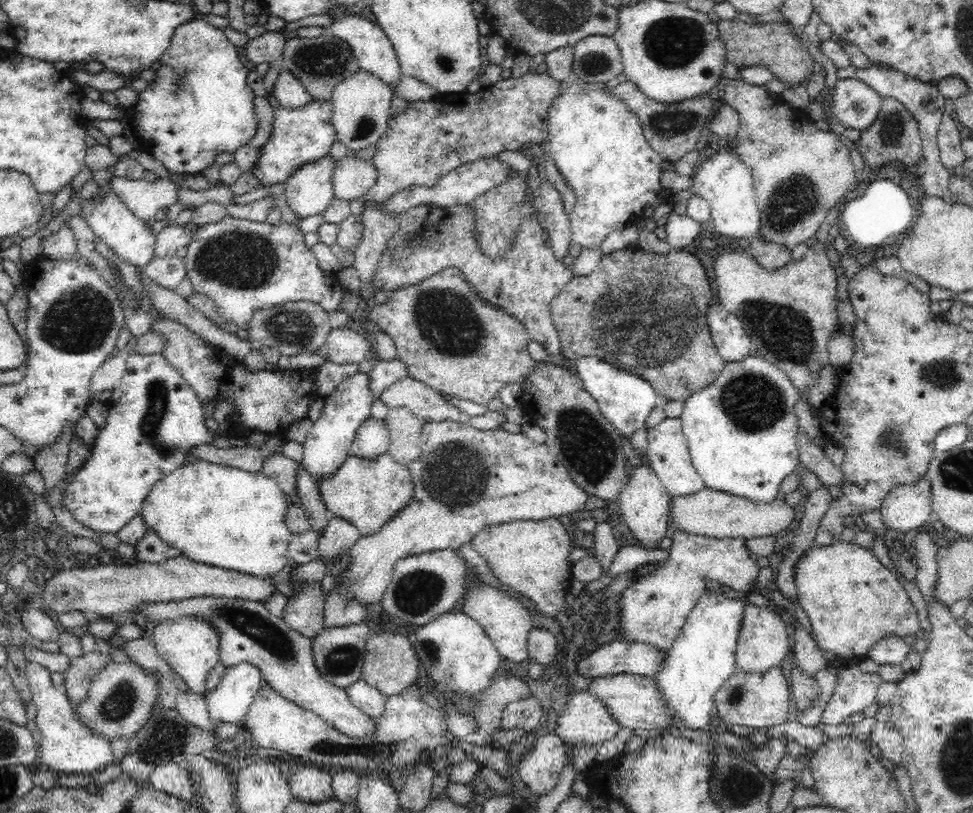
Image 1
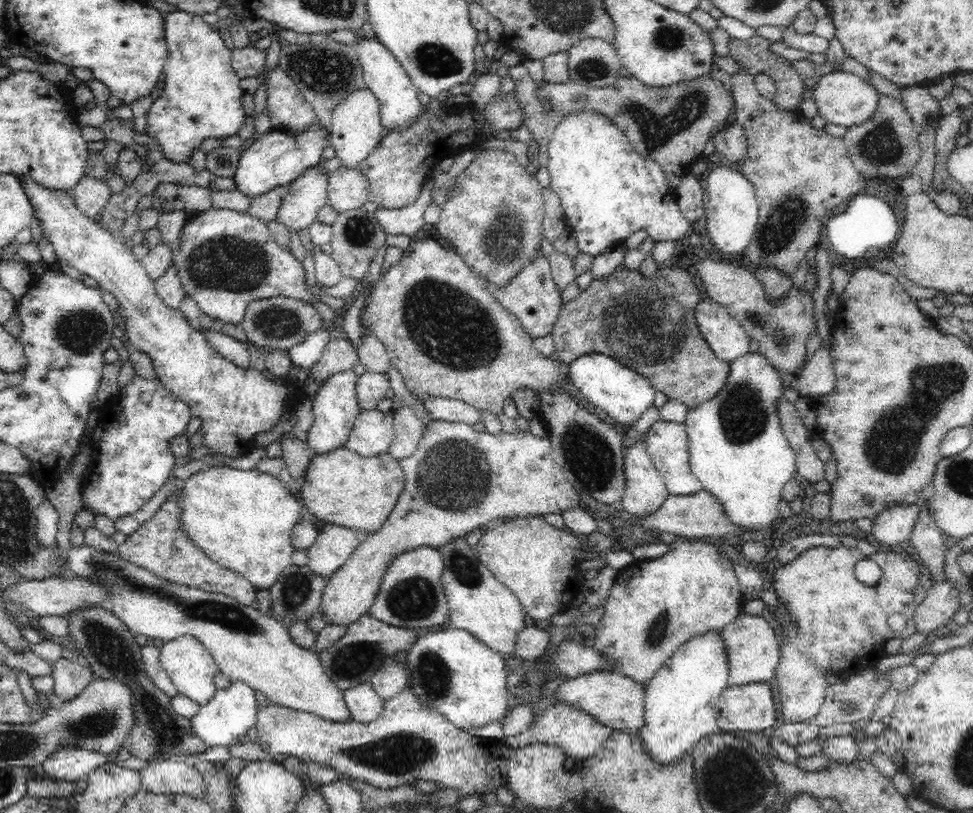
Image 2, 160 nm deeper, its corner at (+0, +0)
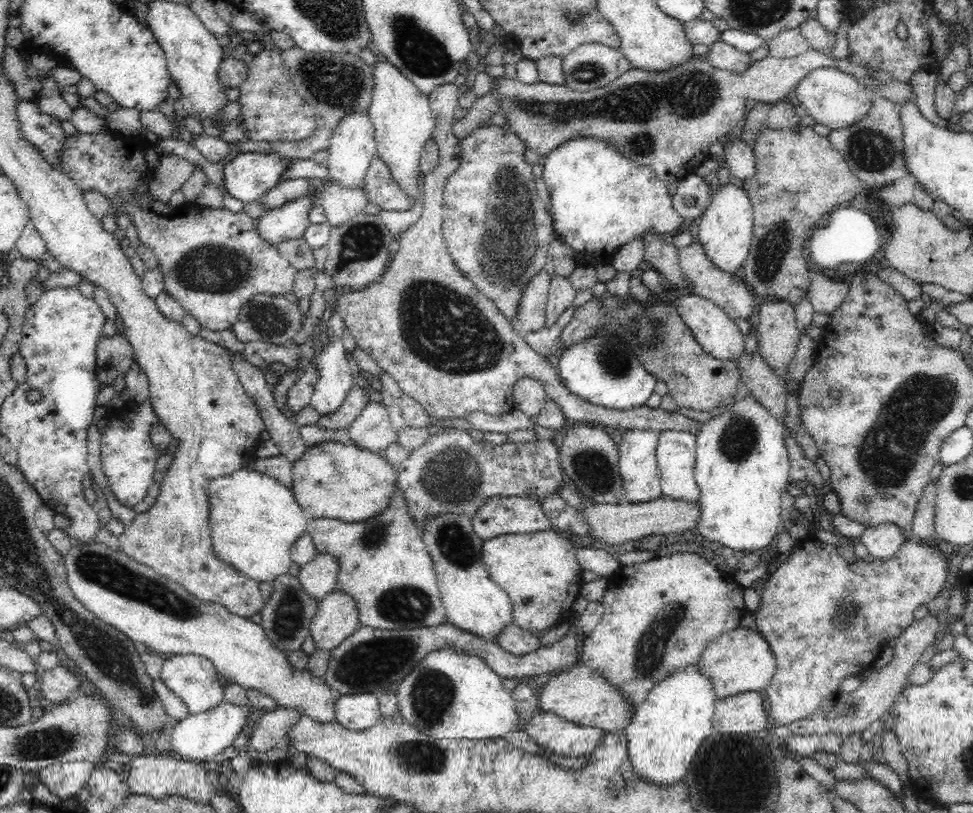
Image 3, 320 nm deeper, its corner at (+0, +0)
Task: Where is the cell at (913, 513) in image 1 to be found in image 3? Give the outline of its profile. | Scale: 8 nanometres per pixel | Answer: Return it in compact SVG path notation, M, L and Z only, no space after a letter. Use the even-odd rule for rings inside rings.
M890 523L867 527L857 542L866 547L870 557L884 562L890 560L905 543L904 533L900 527Z

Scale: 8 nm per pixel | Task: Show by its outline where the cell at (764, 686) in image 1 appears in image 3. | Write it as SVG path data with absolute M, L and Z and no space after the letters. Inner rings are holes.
M745 692L715 702L712 729L716 734L749 734L766 728L766 710L757 692Z

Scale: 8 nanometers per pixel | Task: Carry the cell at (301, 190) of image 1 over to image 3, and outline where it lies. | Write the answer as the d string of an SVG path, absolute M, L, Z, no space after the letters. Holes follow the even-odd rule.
M312 195L267 210L256 220L256 233L273 248L280 242L303 238L310 225L309 214Z

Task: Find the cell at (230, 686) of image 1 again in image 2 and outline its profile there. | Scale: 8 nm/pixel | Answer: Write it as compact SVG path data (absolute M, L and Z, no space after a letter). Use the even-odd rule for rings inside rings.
M241 682L232 683L227 689L217 690L214 698L189 719L193 734L200 738L207 748L230 747L240 742L247 732L255 727L257 712L260 710L259 698L254 689Z

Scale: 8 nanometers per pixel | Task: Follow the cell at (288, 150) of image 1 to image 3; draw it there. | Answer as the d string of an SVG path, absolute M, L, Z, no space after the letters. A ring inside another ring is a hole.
M240 153L224 165L222 174L224 191L241 203L258 201L267 190L278 184L282 170L288 168L288 164L290 161L280 159L276 154Z

